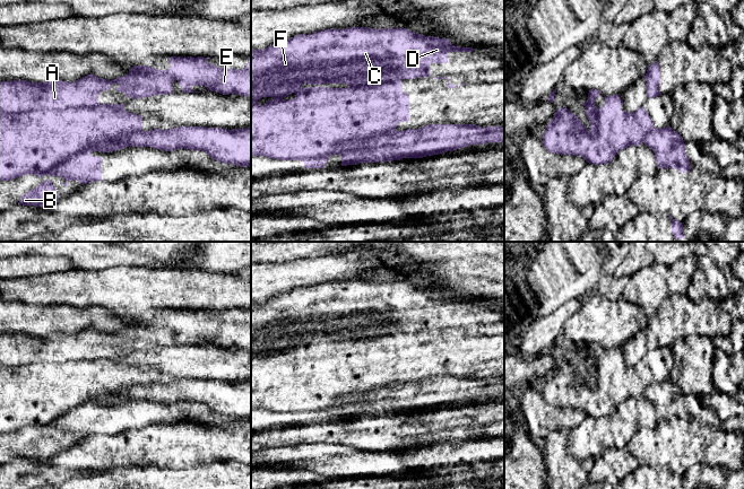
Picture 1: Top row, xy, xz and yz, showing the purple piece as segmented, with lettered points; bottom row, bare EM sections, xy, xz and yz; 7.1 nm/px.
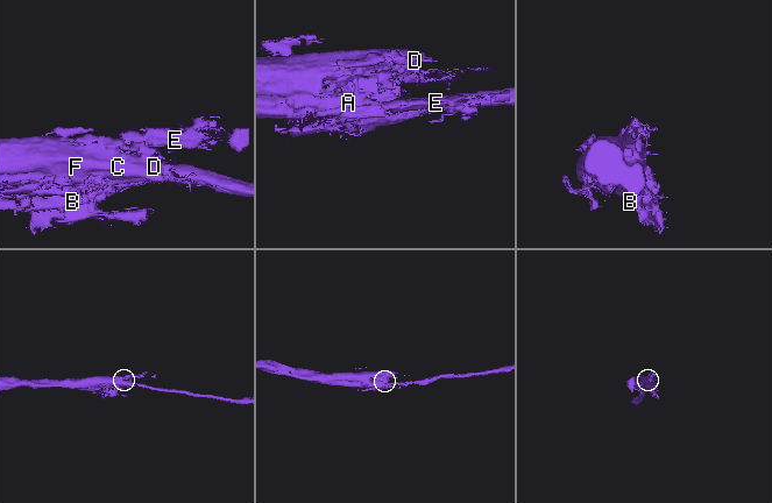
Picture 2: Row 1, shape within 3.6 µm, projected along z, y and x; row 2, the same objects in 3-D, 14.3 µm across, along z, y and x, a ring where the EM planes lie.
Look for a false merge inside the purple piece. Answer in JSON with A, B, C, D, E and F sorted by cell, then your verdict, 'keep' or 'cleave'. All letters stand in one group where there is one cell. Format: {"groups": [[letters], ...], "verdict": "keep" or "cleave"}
{"groups": [["A", "C", "D", "E", "F"], ["B"]], "verdict": "cleave"}

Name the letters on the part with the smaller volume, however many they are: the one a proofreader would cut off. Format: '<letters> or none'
B

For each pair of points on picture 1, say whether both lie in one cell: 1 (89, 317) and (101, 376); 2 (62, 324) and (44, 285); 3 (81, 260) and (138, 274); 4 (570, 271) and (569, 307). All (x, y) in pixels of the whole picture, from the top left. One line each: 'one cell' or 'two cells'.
1: two cells
2: two cells
3: two cells
4: two cells

